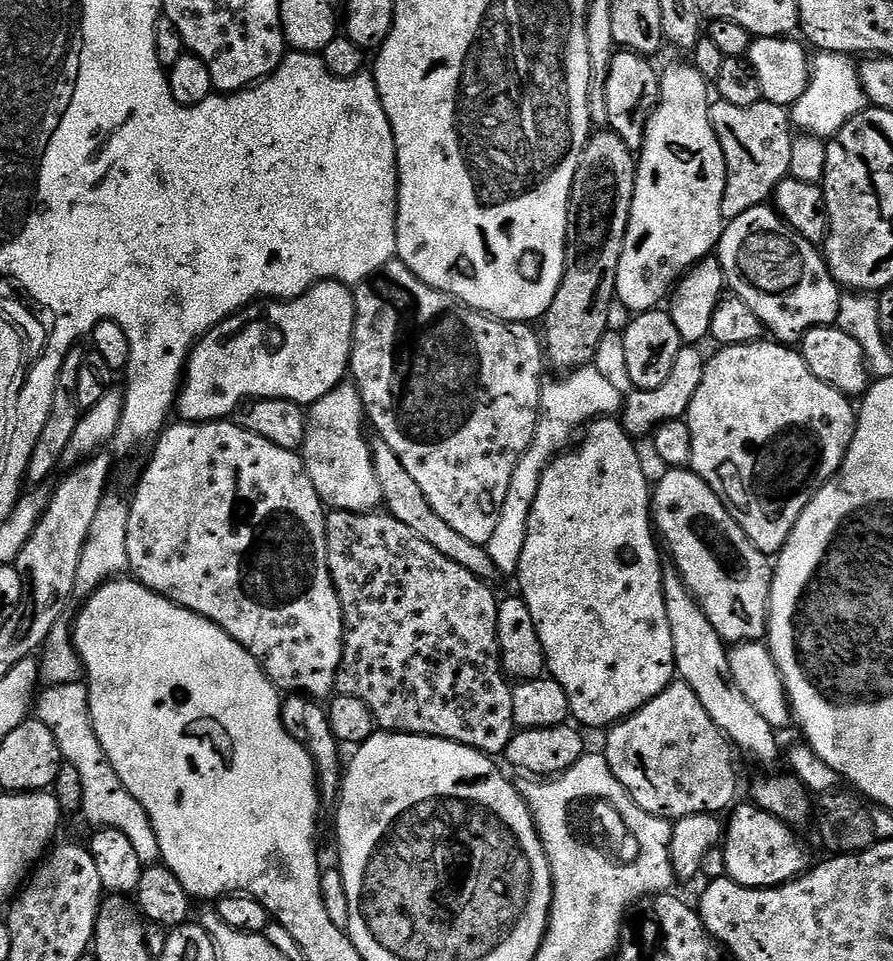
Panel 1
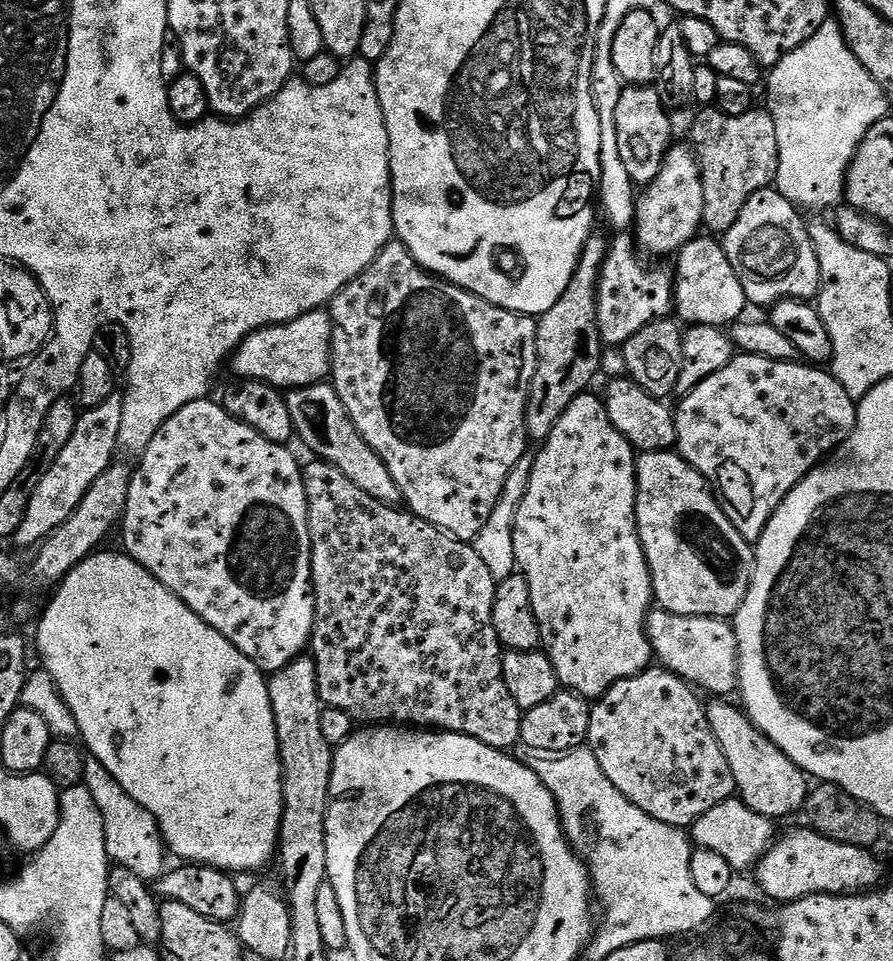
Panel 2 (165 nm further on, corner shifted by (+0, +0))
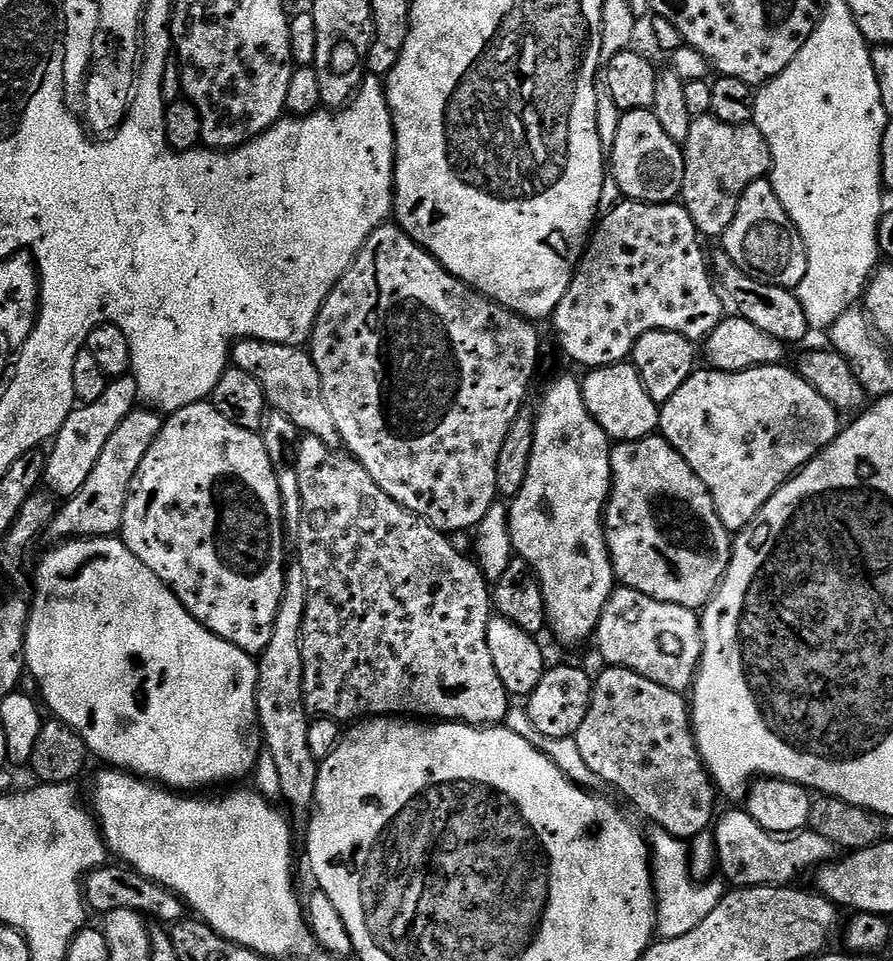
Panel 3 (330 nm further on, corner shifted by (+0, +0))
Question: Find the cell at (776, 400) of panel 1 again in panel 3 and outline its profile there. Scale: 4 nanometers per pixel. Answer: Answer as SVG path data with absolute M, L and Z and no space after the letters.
M771 364L741 372L693 372L686 382L682 382L674 398L660 405L658 432L670 446L674 446L674 450L678 450L678 454L682 454L682 458L686 458L690 470L702 478L722 526L735 534L755 518L758 510L770 502L772 495L787 480L805 468L840 435L840 420L841 413L830 402L826 402L826 398L822 398L822 394L818 394L810 382L802 379L799 372L788 366Z

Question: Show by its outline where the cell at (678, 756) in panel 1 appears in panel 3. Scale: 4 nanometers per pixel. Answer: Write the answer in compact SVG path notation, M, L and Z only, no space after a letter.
M611 666L603 670L605 672L600 677L595 677L590 710L586 710L586 719L582 726L578 726L574 737L586 766L590 766L603 783L605 780L610 787L617 788L646 819L653 820L651 823L655 827L664 828L672 836L691 842L698 833L713 827L718 793L692 733L689 701L679 692L666 690L666 686L658 686L658 682L642 678L642 674L634 674L634 670Z

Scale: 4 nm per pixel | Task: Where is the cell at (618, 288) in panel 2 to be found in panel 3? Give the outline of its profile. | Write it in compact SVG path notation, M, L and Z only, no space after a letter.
M621 199L620 203L612 207L608 212L599 217L598 223L593 227L591 237L585 247L584 254L580 258L579 264L575 265L572 281L562 298L558 302L556 311L550 317L550 325L556 331L556 340L560 343L560 348L576 364L581 364L584 370L593 368L605 368L611 364L623 364L631 357L632 347L650 330L670 330L682 334L693 342L703 342L708 339L720 321L726 315L726 304L714 283L713 273L710 271L709 261L706 259L706 252L700 249L702 237L700 231L694 226L694 218L684 209L683 203L673 202L671 204L643 204L637 200Z

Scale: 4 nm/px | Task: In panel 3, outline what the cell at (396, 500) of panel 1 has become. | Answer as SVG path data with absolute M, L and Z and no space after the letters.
M237 340L232 346L230 360L235 367L246 370L246 374L254 374L254 378L258 378L268 399L269 409L286 414L286 418L294 422L294 426L301 434L319 438L322 442L326 442L326 446L334 449L341 447L338 426L334 426L334 418L326 406L326 398L322 398L322 378L318 378L318 366L314 366L311 351L294 344L279 344L265 340Z

